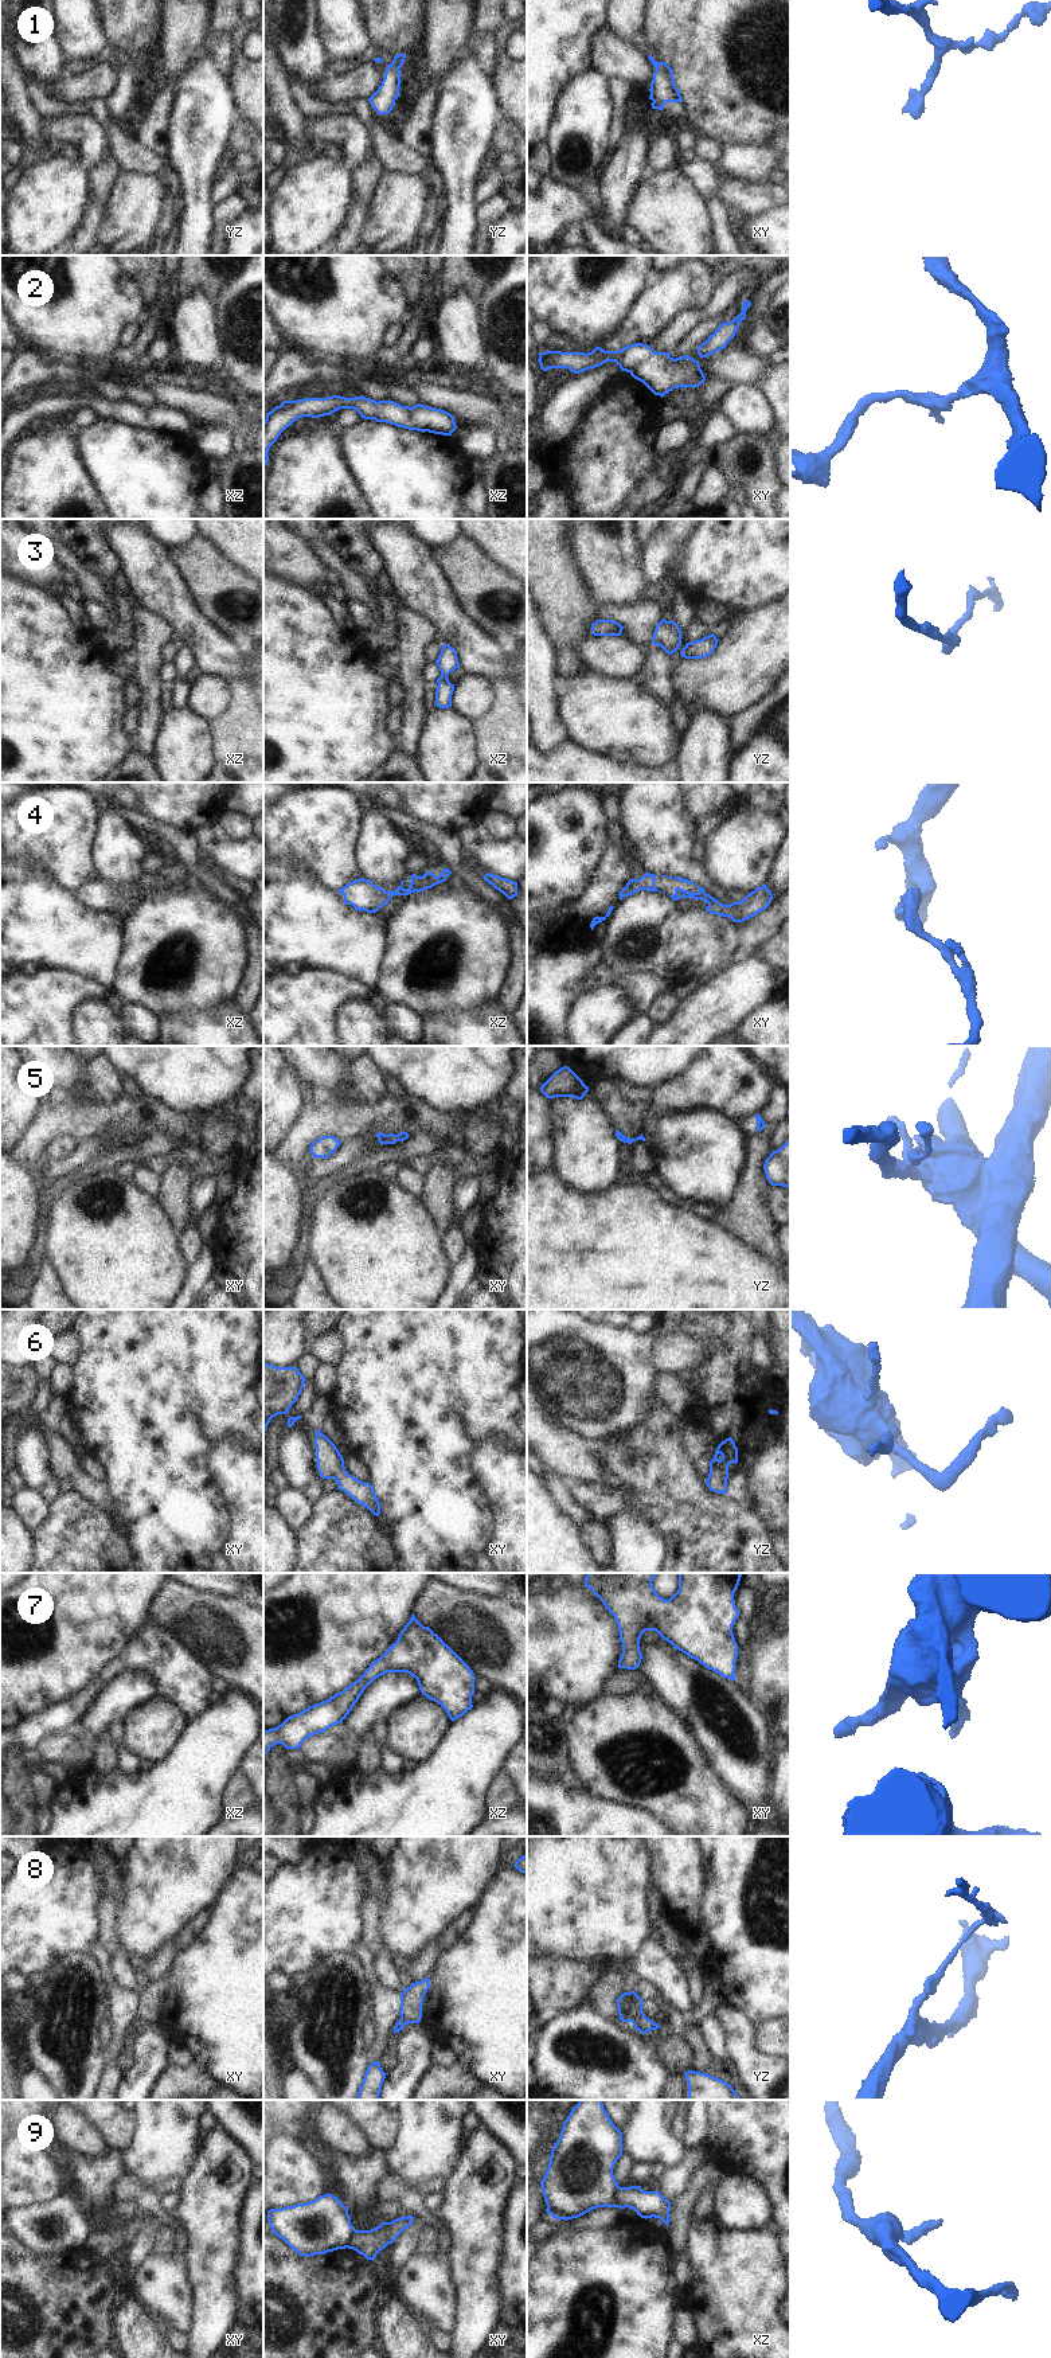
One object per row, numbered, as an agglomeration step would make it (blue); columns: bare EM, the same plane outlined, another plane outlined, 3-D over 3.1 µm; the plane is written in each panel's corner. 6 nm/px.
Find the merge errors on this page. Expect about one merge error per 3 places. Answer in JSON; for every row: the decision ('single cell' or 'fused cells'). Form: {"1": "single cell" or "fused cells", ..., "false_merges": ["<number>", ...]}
{"1": "single cell", "2": "single cell", "3": "single cell", "4": "single cell", "5": "single cell", "6": "single cell", "7": "single cell", "8": "single cell", "9": "fused cells", "false_merges": ["9"]}

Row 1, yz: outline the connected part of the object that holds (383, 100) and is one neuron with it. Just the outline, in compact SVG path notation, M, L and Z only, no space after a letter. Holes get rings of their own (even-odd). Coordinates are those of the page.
M399 54L394 56L391 65L387 65L384 78L378 90L368 98L371 106L379 114L388 114L394 105L395 99L401 97L399 86L401 86L401 67L406 59L406 54Z

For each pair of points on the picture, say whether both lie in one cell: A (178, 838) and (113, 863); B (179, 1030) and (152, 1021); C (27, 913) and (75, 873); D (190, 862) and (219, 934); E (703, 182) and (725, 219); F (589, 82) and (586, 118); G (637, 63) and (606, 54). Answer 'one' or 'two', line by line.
A: two
B: two
C: two
D: two
E: one
F: one
G: one

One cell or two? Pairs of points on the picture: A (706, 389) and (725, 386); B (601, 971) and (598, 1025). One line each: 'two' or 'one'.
A: one
B: two

